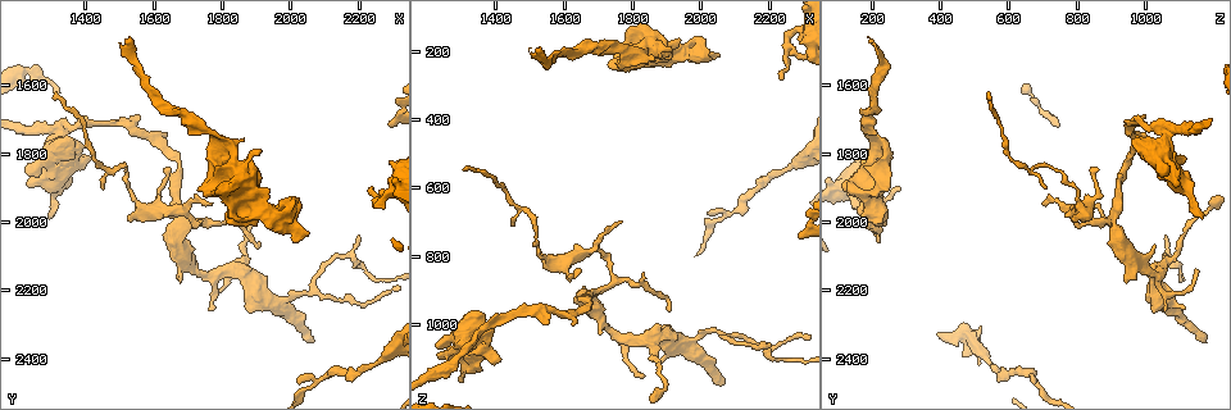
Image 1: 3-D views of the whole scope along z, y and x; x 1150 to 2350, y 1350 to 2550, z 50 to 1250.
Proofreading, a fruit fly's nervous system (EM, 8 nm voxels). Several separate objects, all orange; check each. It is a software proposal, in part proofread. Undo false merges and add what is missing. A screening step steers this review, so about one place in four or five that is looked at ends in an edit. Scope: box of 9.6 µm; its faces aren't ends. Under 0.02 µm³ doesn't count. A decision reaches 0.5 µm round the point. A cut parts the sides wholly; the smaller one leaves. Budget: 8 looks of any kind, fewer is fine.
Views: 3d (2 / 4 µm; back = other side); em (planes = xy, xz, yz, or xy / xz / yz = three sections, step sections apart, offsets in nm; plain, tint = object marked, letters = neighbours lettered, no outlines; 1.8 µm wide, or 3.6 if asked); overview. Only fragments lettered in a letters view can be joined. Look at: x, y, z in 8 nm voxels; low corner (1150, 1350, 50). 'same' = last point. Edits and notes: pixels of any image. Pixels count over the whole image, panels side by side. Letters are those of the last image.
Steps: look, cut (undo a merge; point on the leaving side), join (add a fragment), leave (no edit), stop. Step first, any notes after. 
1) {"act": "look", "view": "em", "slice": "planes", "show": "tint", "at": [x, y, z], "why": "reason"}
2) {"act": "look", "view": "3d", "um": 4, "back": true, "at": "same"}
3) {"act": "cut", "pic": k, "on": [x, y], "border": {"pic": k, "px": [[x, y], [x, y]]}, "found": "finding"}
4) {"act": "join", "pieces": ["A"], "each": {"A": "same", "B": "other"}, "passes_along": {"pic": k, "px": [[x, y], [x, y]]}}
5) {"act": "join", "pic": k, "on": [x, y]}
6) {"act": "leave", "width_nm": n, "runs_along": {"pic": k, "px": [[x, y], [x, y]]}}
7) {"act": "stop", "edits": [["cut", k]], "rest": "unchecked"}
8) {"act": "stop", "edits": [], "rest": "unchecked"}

{"act": "look", "view": "em", "slice": "yz", "step": 16, "show": "letters", "at": [2050, 2030, 220], "why": "branch stops here"}

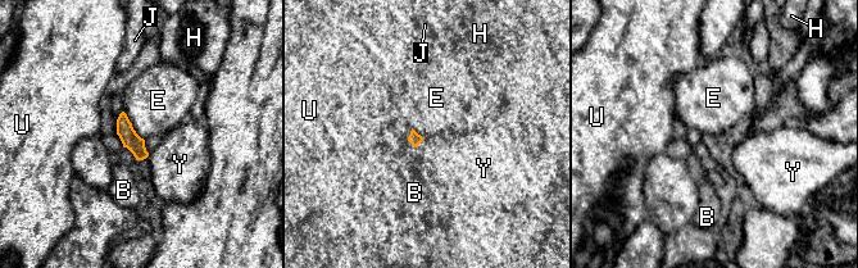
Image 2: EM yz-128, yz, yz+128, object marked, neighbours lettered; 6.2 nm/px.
{"act": "look", "view": "em", "slice": "planes", "show": "letters", "at": "same"}

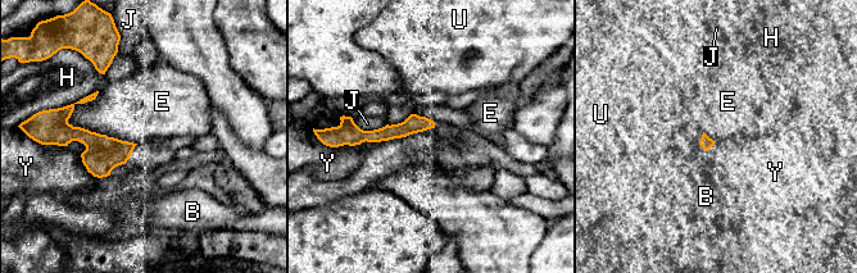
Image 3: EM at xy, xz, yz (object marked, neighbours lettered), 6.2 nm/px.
{"act": "leave", "each": {"B": "other", "E": "other", "H": "other", "J": "other", "U": "other", "Y": "other"}, "found": "no lettered fragment goes on from it"}

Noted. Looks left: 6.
{"act": "look", "view": "em", "slice": "planes", "show": "letters", "at": [1530, 1460, 190]}

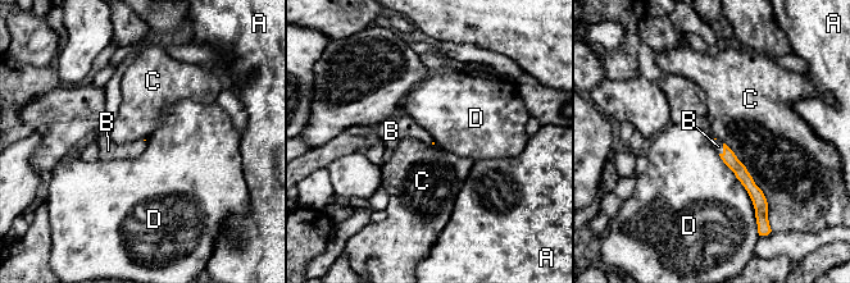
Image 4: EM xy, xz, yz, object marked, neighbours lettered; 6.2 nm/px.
{"act": "join", "pic": 4, "on": [718, 146], "each": {"A": "other", "B": "same", "C": "other", "D": "other"}, "passes_along": {"pic": 4, "px": [[730, 159], [723, 149], [718, 146]]}, "found": "it goes on there"}

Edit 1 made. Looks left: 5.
{"act": "look", "view": "overview"}

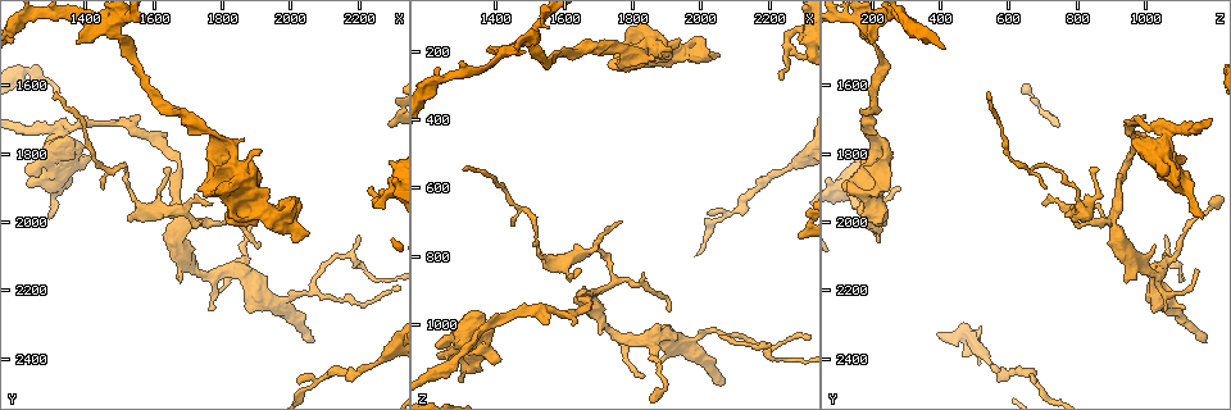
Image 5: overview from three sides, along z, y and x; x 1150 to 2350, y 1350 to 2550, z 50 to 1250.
{"act": "look", "view": "3d", "um": 2, "back": true, "at": [1730, 1920, 250], "why": "branch stops here"}

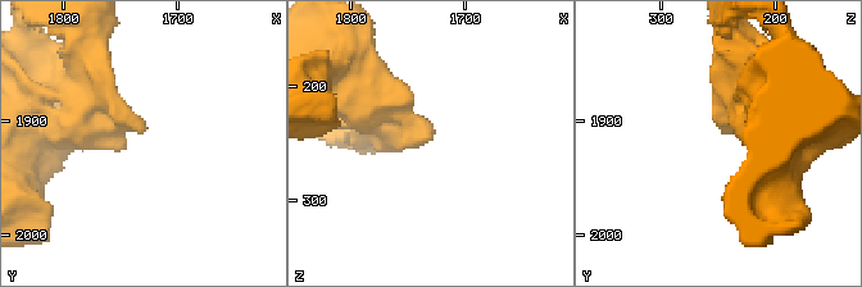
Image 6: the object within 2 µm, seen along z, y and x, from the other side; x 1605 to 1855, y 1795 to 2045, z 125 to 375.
{"act": "look", "view": "em", "slice": "planes", "show": "plain", "at": [1730, 1912, 244]}

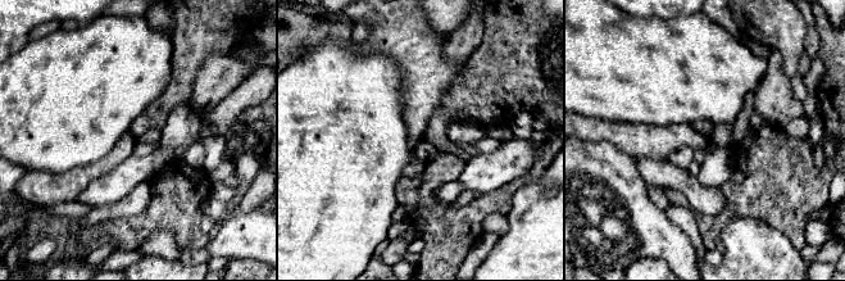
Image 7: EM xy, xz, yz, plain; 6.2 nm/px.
{"act": "look", "view": "em", "slice": "planes", "show": "letters", "at": "same", "why": "what lies round it"}

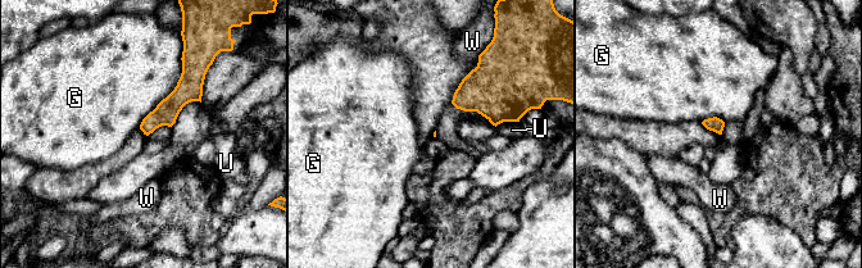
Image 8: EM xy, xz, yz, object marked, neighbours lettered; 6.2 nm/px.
{"act": "leave", "each": {"G": "other", "U": "other", "W": "other"}, "runs_along": {"pic": 8, "px": [[193, 76], [190, 86], [146, 131]]}, "found": "no lettered fragment goes on from it"}

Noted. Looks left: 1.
{"act": "stop", "edits": [["join", 4]], "rest": "unchecked"}

